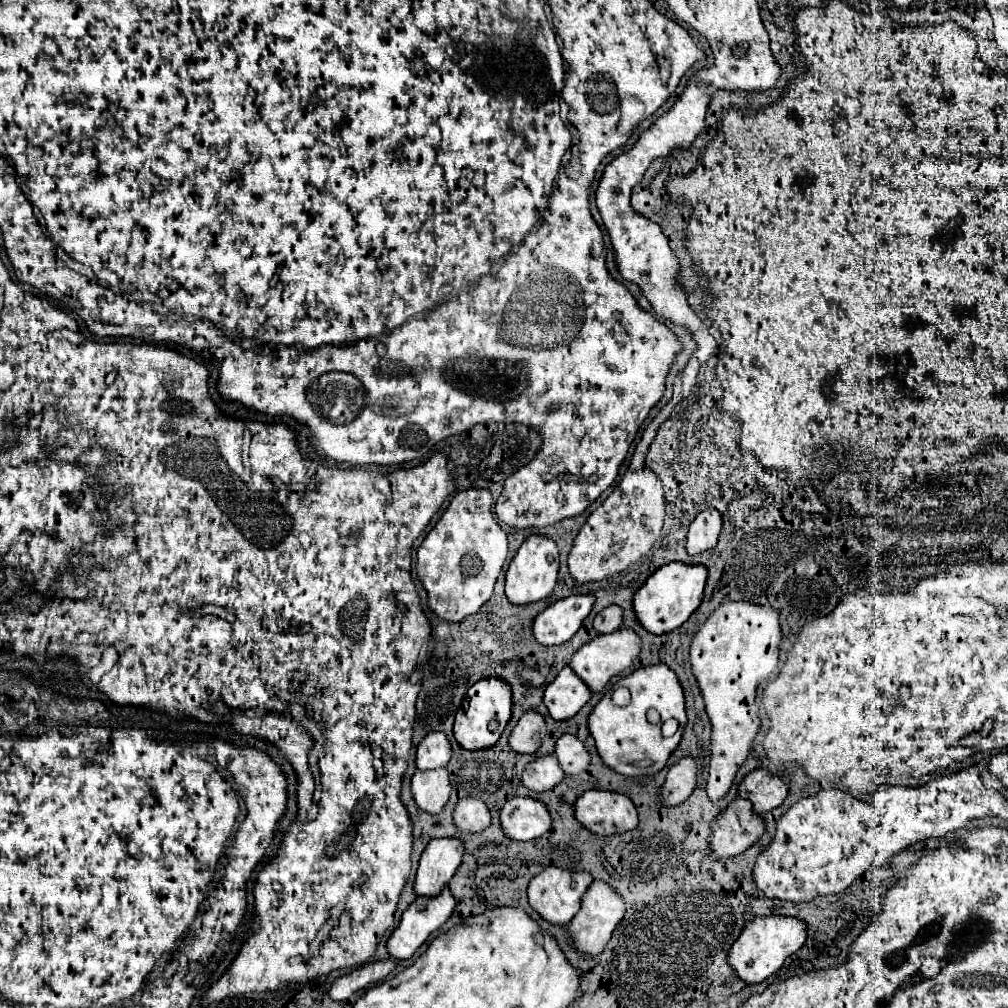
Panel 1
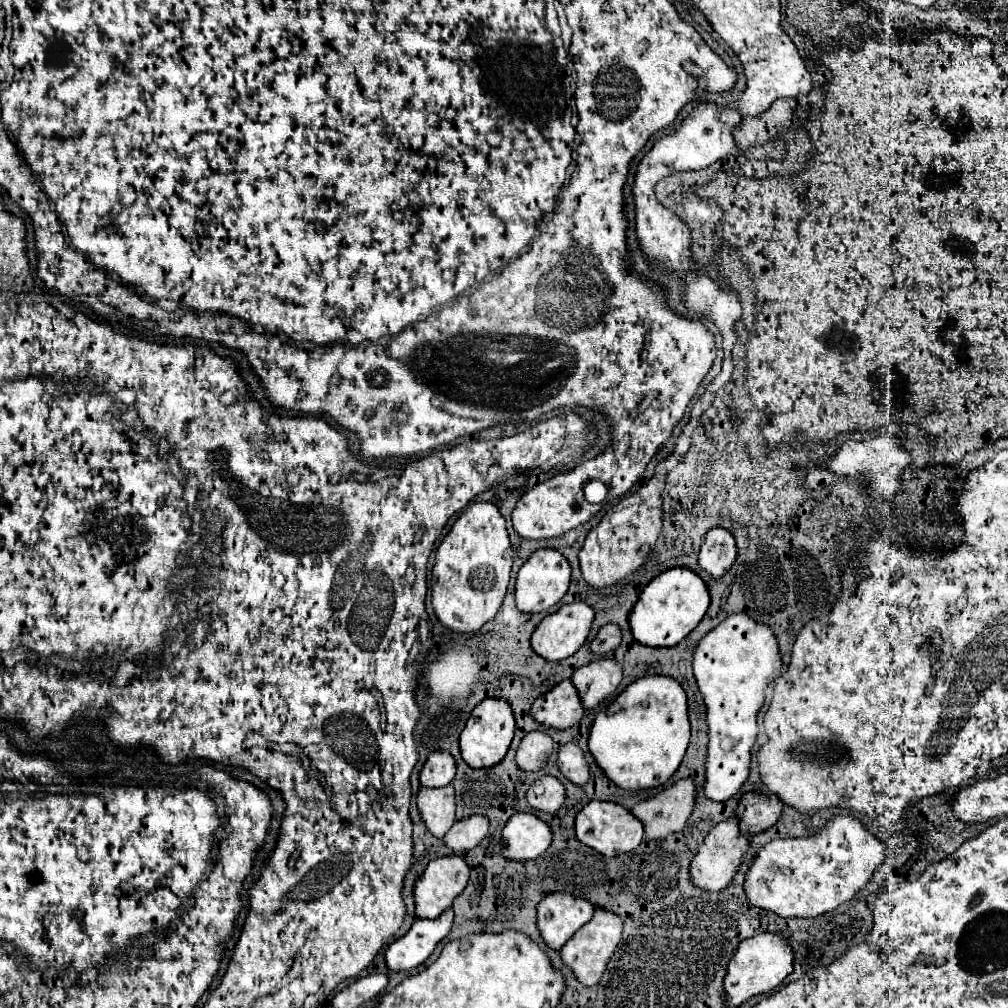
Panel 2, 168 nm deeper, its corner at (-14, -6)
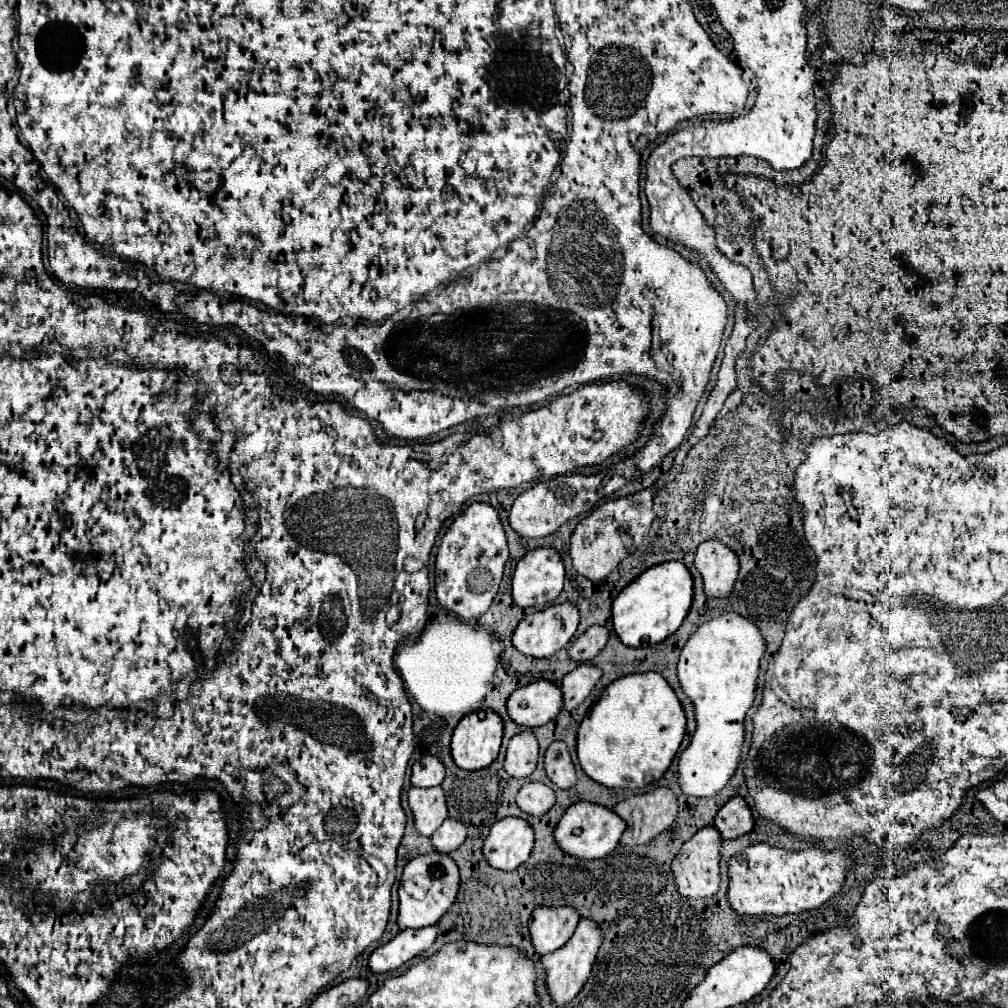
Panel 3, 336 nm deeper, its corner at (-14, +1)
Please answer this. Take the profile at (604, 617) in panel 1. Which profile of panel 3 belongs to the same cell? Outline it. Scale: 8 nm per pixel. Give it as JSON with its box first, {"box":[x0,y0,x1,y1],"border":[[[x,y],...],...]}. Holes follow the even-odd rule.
{"box":[570,626,608,662],"border":[[[590,626],[580,638],[570,644],[570,658],[576,662],[588,662],[598,652],[604,650],[608,642],[608,628],[606,626]]]}

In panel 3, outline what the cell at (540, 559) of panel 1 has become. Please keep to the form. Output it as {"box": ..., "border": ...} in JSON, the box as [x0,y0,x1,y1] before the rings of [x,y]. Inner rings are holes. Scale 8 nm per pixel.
{"box":[512,548,564,608],"border":[[[534,548],[516,566],[512,598],[520,608],[546,606],[562,592],[564,564],[554,548]]]}

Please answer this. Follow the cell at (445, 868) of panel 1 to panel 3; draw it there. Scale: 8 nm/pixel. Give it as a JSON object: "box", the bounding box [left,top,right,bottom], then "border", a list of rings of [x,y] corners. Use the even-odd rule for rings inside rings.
{"box":[398,852,460,930],"border":[[[432,852],[432,854],[422,854],[410,860],[404,868],[402,882],[398,888],[400,894],[400,914],[398,914],[398,926],[400,930],[404,928],[424,928],[436,924],[444,912],[452,906],[456,900],[460,886],[460,874],[456,862],[448,854]]]}

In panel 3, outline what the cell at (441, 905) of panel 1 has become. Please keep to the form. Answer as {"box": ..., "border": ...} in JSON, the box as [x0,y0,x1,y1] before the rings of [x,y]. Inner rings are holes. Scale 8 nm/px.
{"box":[370,924,440,972],"border":[[[438,924],[420,928],[420,930],[406,928],[398,932],[398,936],[394,936],[388,944],[372,952],[370,956],[372,972],[390,972],[410,962],[414,956],[422,954],[424,950],[428,950],[434,944],[438,932],[440,932]]]}

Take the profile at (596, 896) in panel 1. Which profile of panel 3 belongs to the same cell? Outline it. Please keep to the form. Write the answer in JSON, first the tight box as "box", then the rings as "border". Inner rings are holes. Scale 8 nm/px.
{"box":[542,918,604,1006],"border":[[[582,918],[576,932],[574,932],[574,936],[568,940],[568,944],[564,944],[564,948],[560,948],[560,950],[556,950],[552,954],[546,954],[542,958],[542,964],[546,966],[548,992],[550,992],[552,1000],[558,1006],[568,1004],[582,990],[582,986],[590,978],[590,972],[592,972],[592,966],[594,966],[594,960],[596,960],[596,954],[598,954],[602,942],[604,942],[602,928],[594,920]]]}

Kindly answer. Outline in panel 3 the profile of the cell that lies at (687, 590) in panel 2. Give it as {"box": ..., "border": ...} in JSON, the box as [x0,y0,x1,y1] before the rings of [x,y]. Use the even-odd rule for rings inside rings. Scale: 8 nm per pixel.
{"box":[612,562,694,646],"border":[[[662,562],[642,572],[628,584],[612,604],[612,624],[618,638],[628,646],[658,644],[674,634],[690,612],[694,600],[694,578],[682,562]]]}

